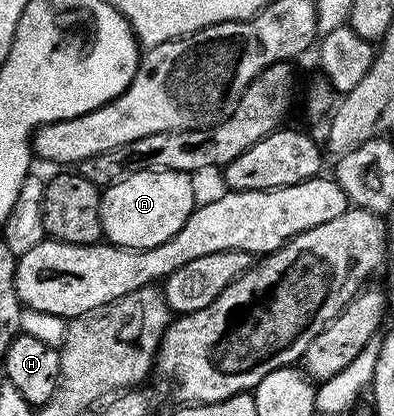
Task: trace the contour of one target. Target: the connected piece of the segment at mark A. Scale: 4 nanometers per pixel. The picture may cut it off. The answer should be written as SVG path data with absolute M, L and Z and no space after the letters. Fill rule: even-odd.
M140 172L116 180L101 194L101 231L104 239L120 248L154 248L167 242L175 234L179 234L183 222L187 222L187 218L193 213L193 180L194 177L188 172Z

